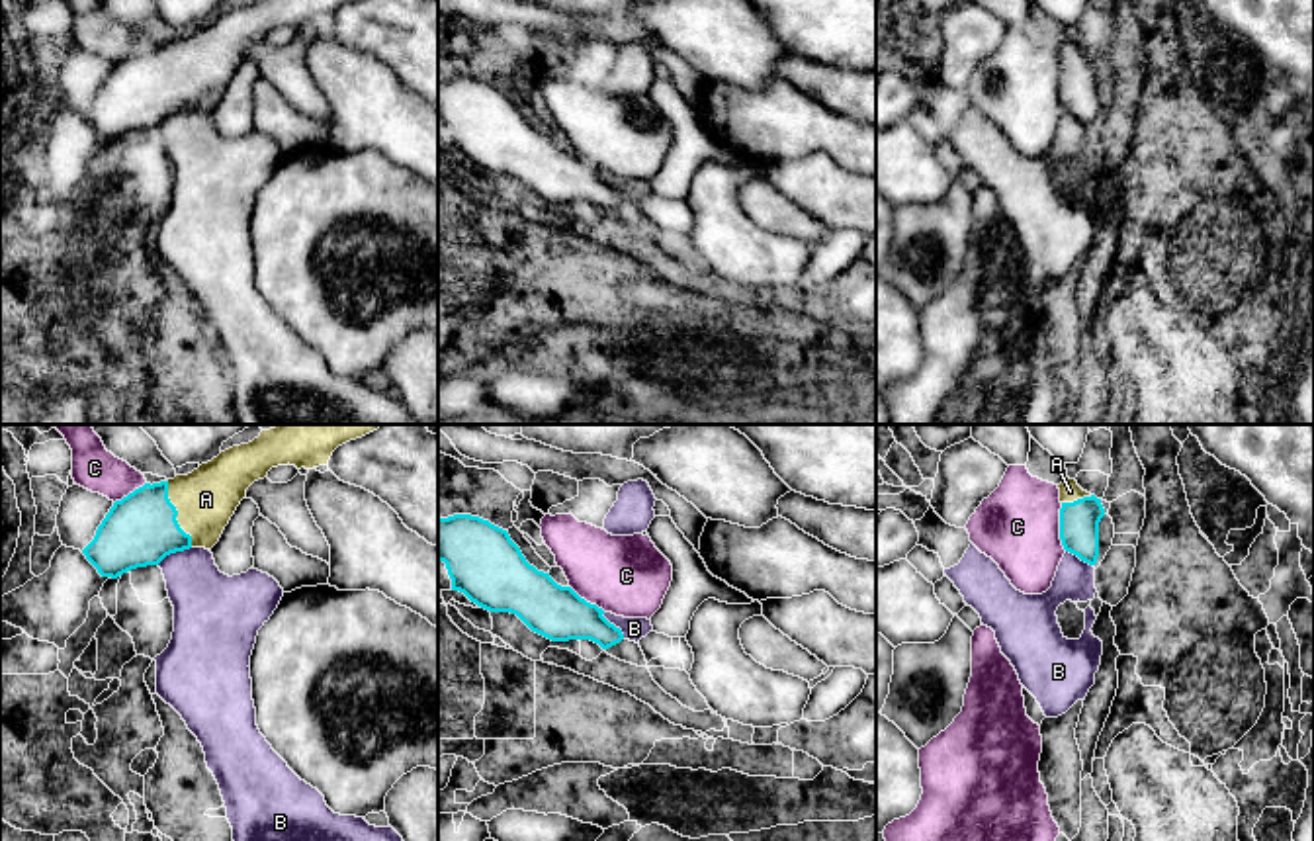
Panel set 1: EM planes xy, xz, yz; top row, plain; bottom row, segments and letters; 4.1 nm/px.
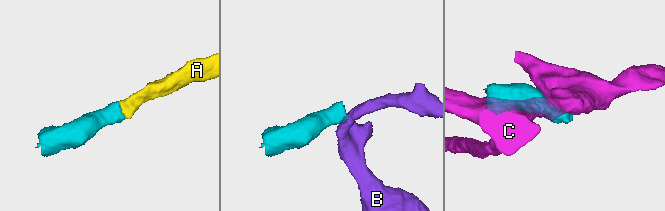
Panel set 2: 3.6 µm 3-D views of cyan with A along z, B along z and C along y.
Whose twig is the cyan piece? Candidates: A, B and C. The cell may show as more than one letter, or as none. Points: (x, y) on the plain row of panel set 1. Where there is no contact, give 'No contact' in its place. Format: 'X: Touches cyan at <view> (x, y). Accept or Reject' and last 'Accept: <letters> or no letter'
A: Touches cyan at xy (176, 77). Accept
B: Touches cyan at xy (173, 114). Reject
C: Touches cyan at yz (1060, 88). Reject
Accept: A

